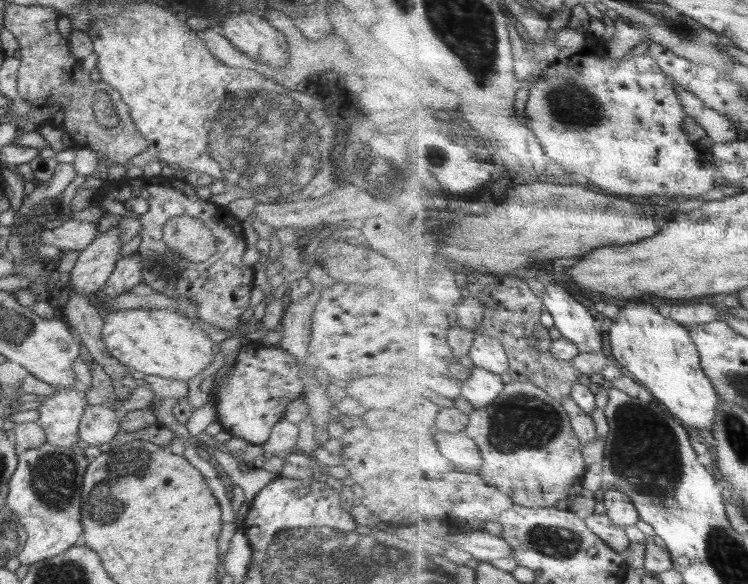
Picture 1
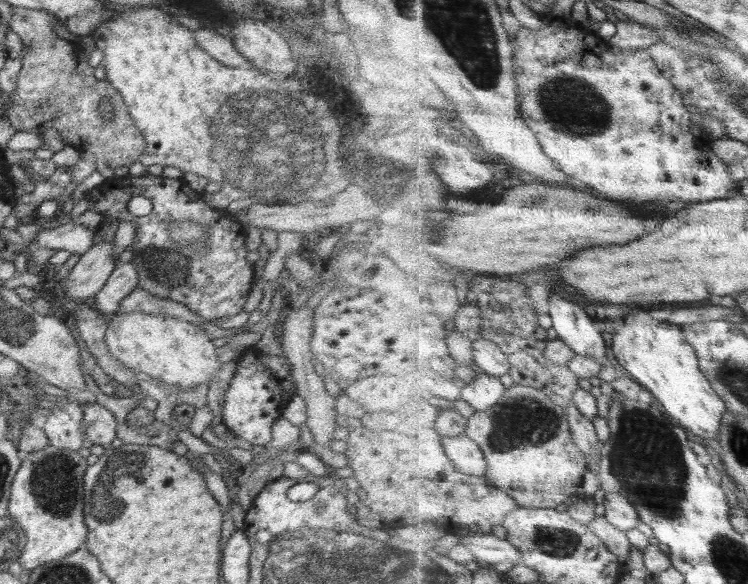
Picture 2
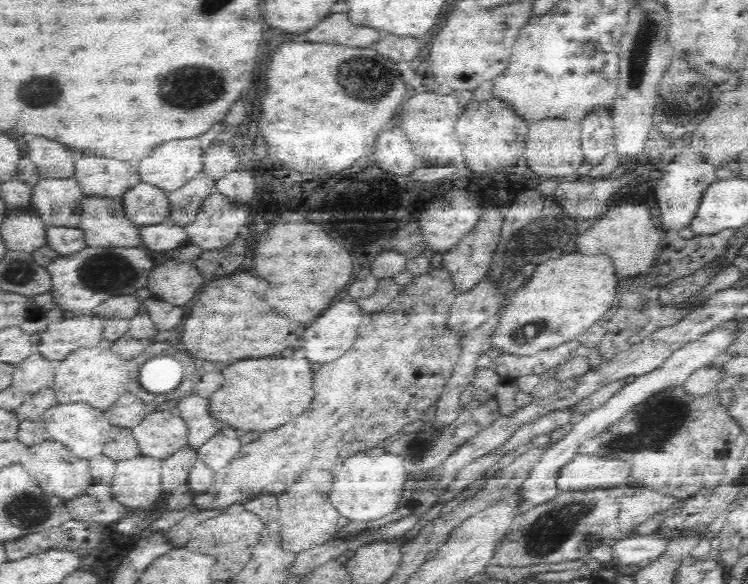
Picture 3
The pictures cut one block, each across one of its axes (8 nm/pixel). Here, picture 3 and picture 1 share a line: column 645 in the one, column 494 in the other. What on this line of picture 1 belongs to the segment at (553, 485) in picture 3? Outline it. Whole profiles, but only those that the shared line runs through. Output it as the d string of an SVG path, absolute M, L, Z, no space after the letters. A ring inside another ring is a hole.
M475 366L471 370L470 377L463 382L463 396L470 400L472 404L475 404L477 408L488 408L488 406L494 404L500 398L504 388L506 388L506 384L500 374Z

